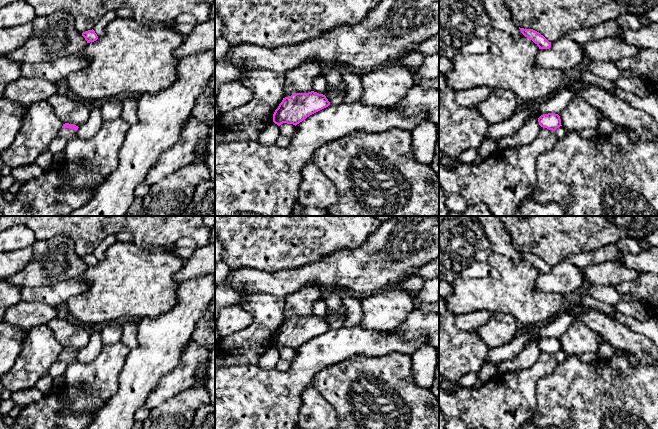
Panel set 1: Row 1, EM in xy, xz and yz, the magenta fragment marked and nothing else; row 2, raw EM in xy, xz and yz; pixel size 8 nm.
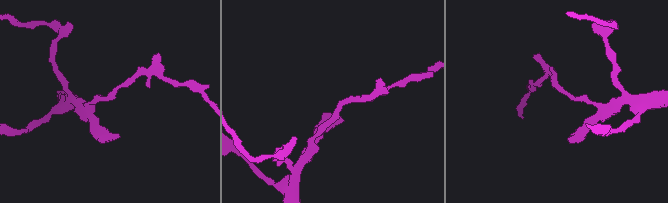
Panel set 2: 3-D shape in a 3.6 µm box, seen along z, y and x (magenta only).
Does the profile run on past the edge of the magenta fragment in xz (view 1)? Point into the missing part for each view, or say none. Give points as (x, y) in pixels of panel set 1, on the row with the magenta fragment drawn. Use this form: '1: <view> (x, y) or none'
1: none

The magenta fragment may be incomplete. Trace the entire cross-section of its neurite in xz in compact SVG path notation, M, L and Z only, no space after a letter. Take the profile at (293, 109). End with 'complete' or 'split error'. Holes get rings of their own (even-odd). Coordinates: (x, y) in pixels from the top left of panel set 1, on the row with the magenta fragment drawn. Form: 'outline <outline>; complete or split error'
outline M311 91L294 93L283 98L273 114L273 122L280 126L283 123L297 125L310 115L328 107L330 102L325 95Z; complete

